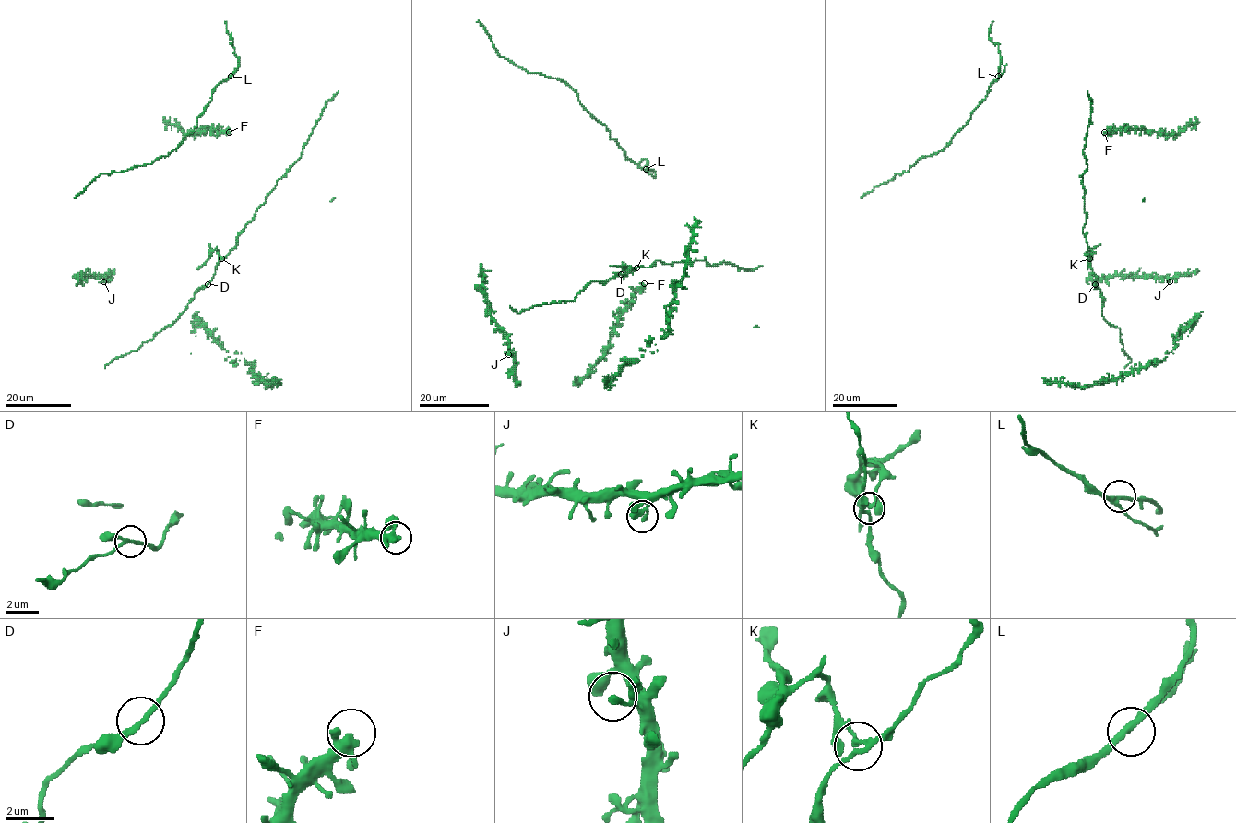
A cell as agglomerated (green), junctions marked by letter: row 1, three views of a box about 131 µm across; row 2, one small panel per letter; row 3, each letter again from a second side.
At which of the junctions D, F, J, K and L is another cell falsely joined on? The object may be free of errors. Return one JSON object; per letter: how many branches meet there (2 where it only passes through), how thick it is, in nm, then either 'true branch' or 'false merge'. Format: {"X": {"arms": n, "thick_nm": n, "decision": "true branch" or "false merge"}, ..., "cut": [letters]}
{"D": {"arms": 3, "thick_nm": 180, "decision": "true branch"}, "F": {"arms": 3, "thick_nm": 320, "decision": "true branch"}, "J": {"arms": 2, "thick_nm": 190, "decision": "true branch"}, "K": {"arms": 3, "thick_nm": 190, "decision": "false merge"}, "L": {"arms": 3, "thick_nm": 240, "decision": "true branch"}, "cut": ["K"]}

